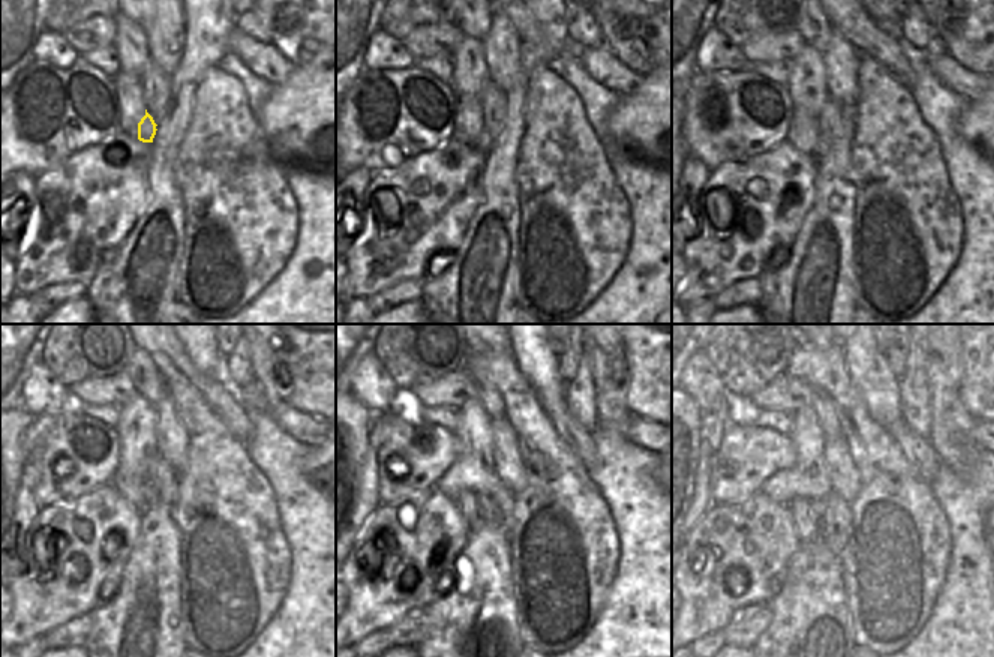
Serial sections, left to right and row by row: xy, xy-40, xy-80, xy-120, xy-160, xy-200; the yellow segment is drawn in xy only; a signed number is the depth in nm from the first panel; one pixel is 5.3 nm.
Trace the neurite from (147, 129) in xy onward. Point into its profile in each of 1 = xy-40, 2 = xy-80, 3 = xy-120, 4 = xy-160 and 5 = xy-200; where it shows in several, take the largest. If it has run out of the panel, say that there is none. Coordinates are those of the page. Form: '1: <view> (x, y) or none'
1: xy-40 (485, 141)
2: xy-80 (820, 146)
3: xy-120 (150, 498)
4: xy-160 (486, 510)
5: xy-200 (819, 507)

